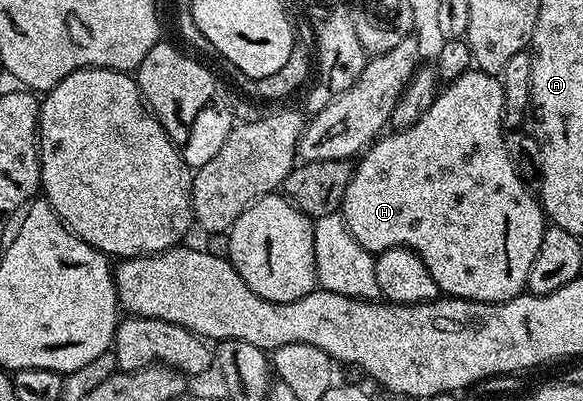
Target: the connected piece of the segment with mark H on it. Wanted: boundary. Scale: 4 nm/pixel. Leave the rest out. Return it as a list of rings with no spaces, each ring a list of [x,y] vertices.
[[[469,69],[461,73],[457,79],[451,80],[437,94],[435,101],[422,113],[418,122],[406,131],[392,131],[377,138],[359,156],[355,164],[352,179],[346,189],[342,214],[354,241],[362,245],[367,251],[379,253],[395,247],[408,247],[416,251],[418,257],[425,262],[430,276],[440,287],[445,296],[454,299],[470,299],[474,303],[505,303],[521,294],[528,286],[530,265],[534,265],[534,253],[538,253],[538,245],[542,245],[542,237],[546,226],[546,216],[540,200],[535,194],[528,192],[526,184],[520,180],[512,159],[508,156],[508,147],[504,144],[506,128],[504,121],[504,87],[495,75],[487,75],[479,69]]]

